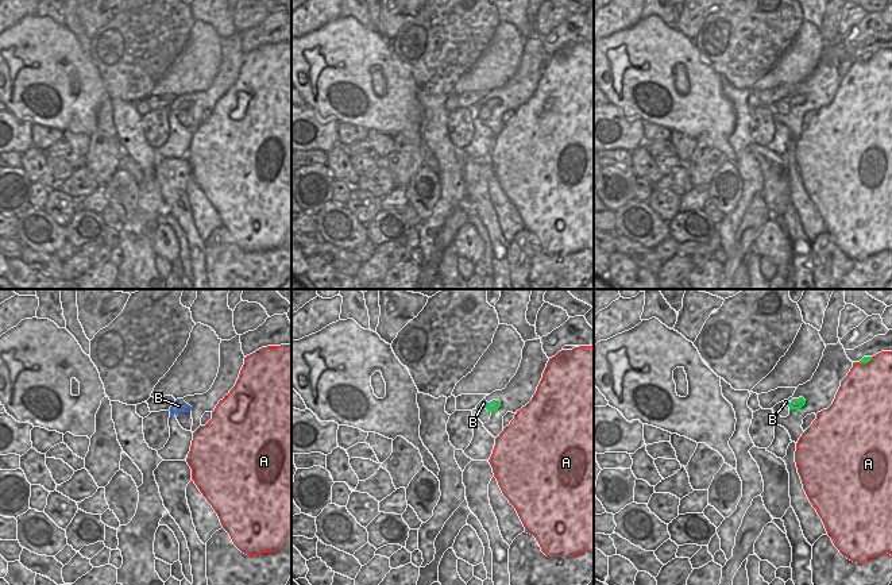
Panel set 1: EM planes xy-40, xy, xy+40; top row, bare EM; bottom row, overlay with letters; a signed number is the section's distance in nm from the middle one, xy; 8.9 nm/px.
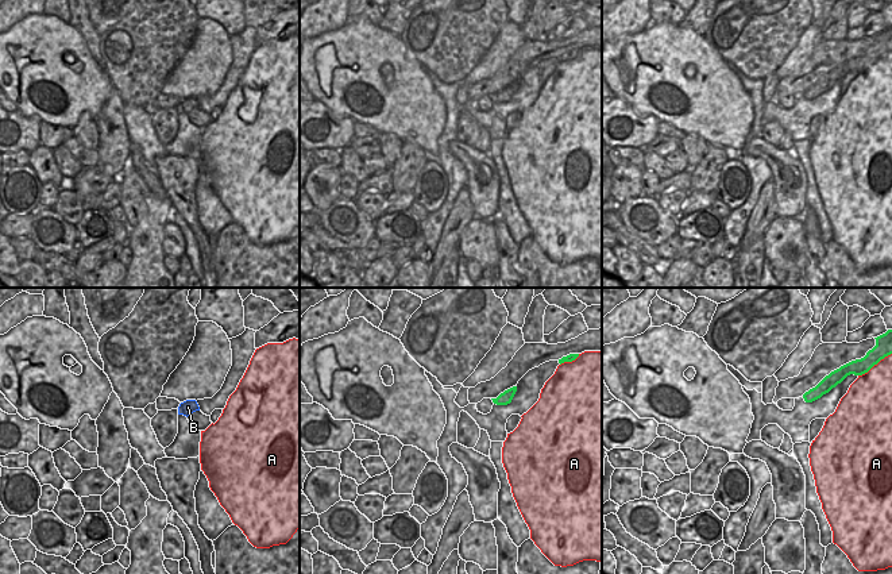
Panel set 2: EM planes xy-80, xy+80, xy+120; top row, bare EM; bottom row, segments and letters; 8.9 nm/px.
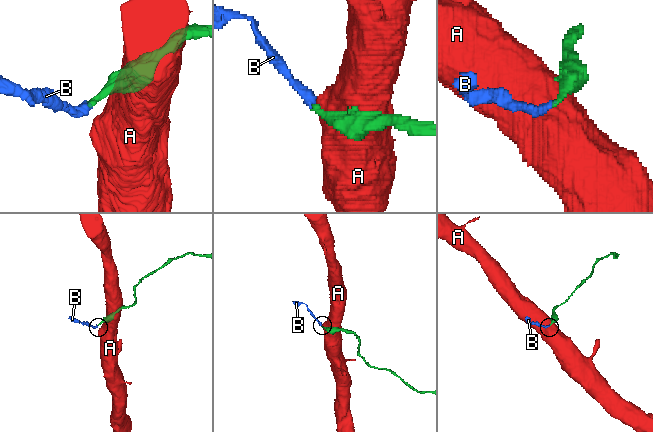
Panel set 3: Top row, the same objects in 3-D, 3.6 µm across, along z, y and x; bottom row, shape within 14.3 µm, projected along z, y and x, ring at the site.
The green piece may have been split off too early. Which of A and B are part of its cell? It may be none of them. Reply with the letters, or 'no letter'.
B

